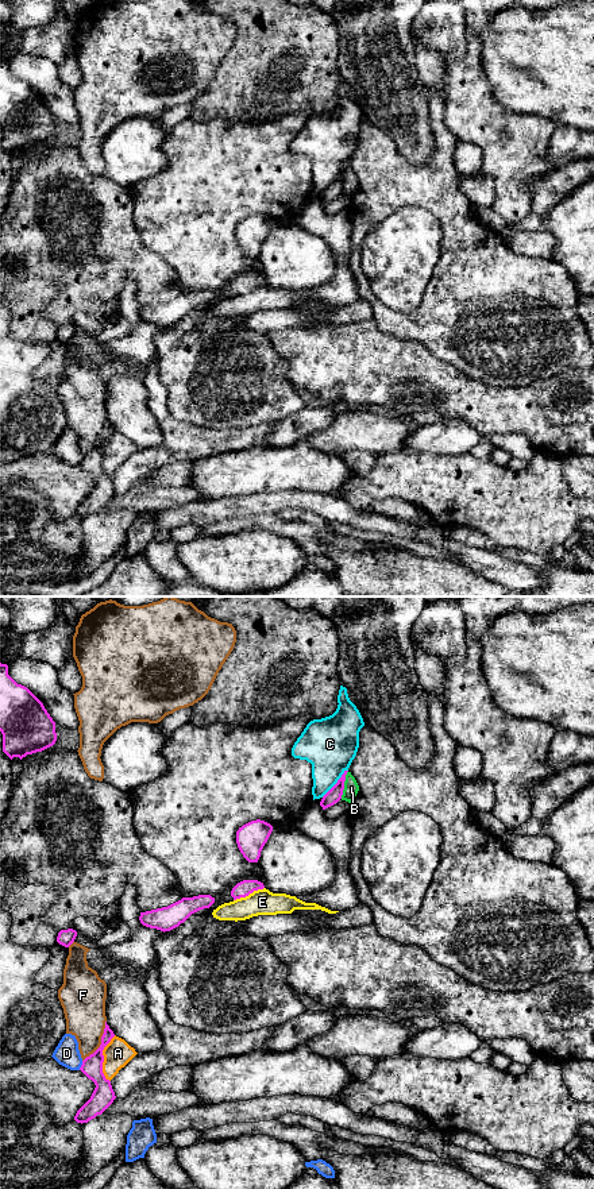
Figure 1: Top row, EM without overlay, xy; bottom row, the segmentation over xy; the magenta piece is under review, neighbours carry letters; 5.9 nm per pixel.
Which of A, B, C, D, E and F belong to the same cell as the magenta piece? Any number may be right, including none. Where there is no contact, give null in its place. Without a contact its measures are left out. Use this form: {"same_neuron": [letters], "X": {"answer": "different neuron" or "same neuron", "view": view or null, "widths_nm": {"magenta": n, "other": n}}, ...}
{"same_neuron": [], "A": {"answer": "different neuron", "view": "xy", "widths_nm": {"magenta": 140, "other": 170}}, "B": {"answer": "different neuron", "view": "xy", "widths_nm": {"magenta": 90, "other": 90}}, "C": {"answer": "different neuron", "view": "xy", "widths_nm": {"magenta": 90, "other": 320}}, "D": {"answer": "different neuron", "view": "xy", "widths_nm": {"magenta": 140, "other": 150}}, "E": {"answer": "different neuron", "view": "xy", "widths_nm": {"magenta": 90, "other": 160}}, "F": {"answer": "different neuron", "view": "xy", "widths_nm": {"magenta": 130, "other": 260}}}

